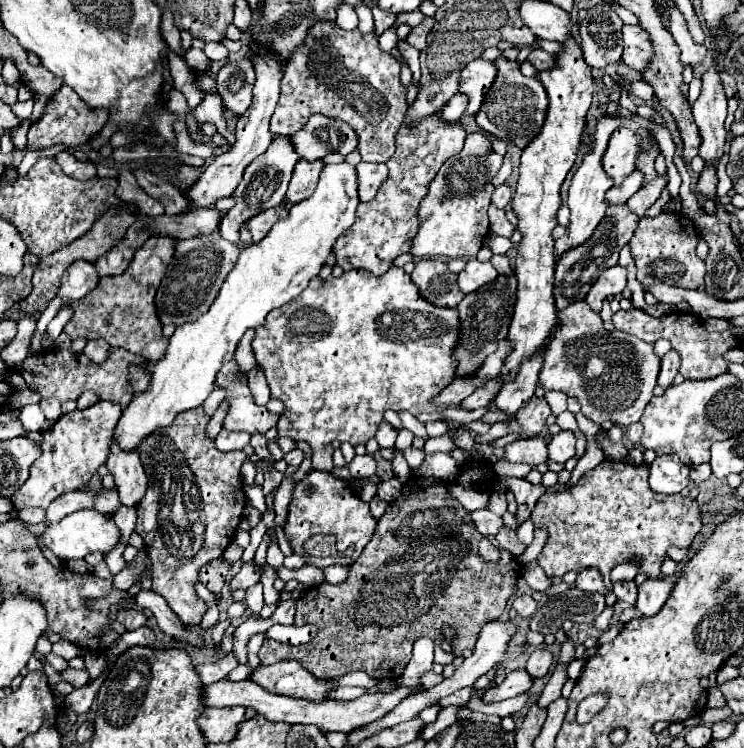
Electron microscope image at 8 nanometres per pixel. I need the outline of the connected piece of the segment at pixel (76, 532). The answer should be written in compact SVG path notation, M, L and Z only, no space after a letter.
M82 509L66 515L58 523L48 523L46 531L42 533L42 543L48 551L52 551L58 559L70 561L70 559L82 559L88 553L102 551L108 553L120 539L120 531L110 515L102 515L94 509Z

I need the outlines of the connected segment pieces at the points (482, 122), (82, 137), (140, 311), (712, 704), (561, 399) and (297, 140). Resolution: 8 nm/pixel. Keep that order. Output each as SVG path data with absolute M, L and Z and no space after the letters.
M498 57L494 61L498 73L496 79L492 83L492 87L488 89L488 95L482 101L480 111L476 113L476 123L482 131L504 139L504 141L512 141L518 147L526 147L528 141L532 141L532 137L536 135L536 131L540 131L540 123L544 123L544 111L546 111L546 95L544 95L544 87L536 77L524 77L520 73L520 67L516 61L508 61L504 57Z
M62 85L62 89L48 99L42 119L30 125L26 149L34 151L34 149L48 149L54 145L64 145L66 149L80 147L90 139L90 135L98 133L106 125L106 119L108 115L104 115L104 111L88 111L88 107L84 107L84 101L74 93L74 89L68 85Z
M158 235L148 237L148 241L134 253L128 269L122 275L102 277L98 287L90 291L84 299L66 303L66 307L74 309L74 315L66 323L64 333L68 333L72 339L78 339L78 337L106 339L110 347L126 349L146 359L148 363L154 363L156 359L160 359L160 355L164 355L164 347L168 345L168 341L162 339L162 325L156 315L154 295L172 259L174 245L176 241L172 239L164 239Z
M718 687L713 688L707 693L707 703L708 708L718 709L727 705L724 695L718 689Z
M547 391L544 397L551 408L552 414L567 410L568 397L566 394L559 391Z
M312 115L290 141L294 151L306 161L322 159L328 153L348 155L356 149L356 133L352 127L324 115Z

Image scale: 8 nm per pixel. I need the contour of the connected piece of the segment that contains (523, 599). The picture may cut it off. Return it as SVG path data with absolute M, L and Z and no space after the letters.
M518 595L512 601L512 609L516 609L516 613L524 619L528 619L534 611L536 611L536 601L530 595Z

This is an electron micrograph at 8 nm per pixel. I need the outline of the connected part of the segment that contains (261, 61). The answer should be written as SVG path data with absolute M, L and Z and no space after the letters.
M262 55L262 57L254 59L254 71L256 71L254 99L252 99L252 105L248 107L248 111L236 123L236 133L234 133L236 141L226 153L214 157L214 161L206 167L206 171L196 181L196 185L190 191L190 205L192 207L212 207L216 199L230 197L242 179L244 169L258 155L262 155L274 139L268 125L270 125L270 117L272 117L272 111L274 111L274 107L278 103L278 95L280 95L280 79L282 79L280 63L276 63L276 59L272 59L272 55Z

